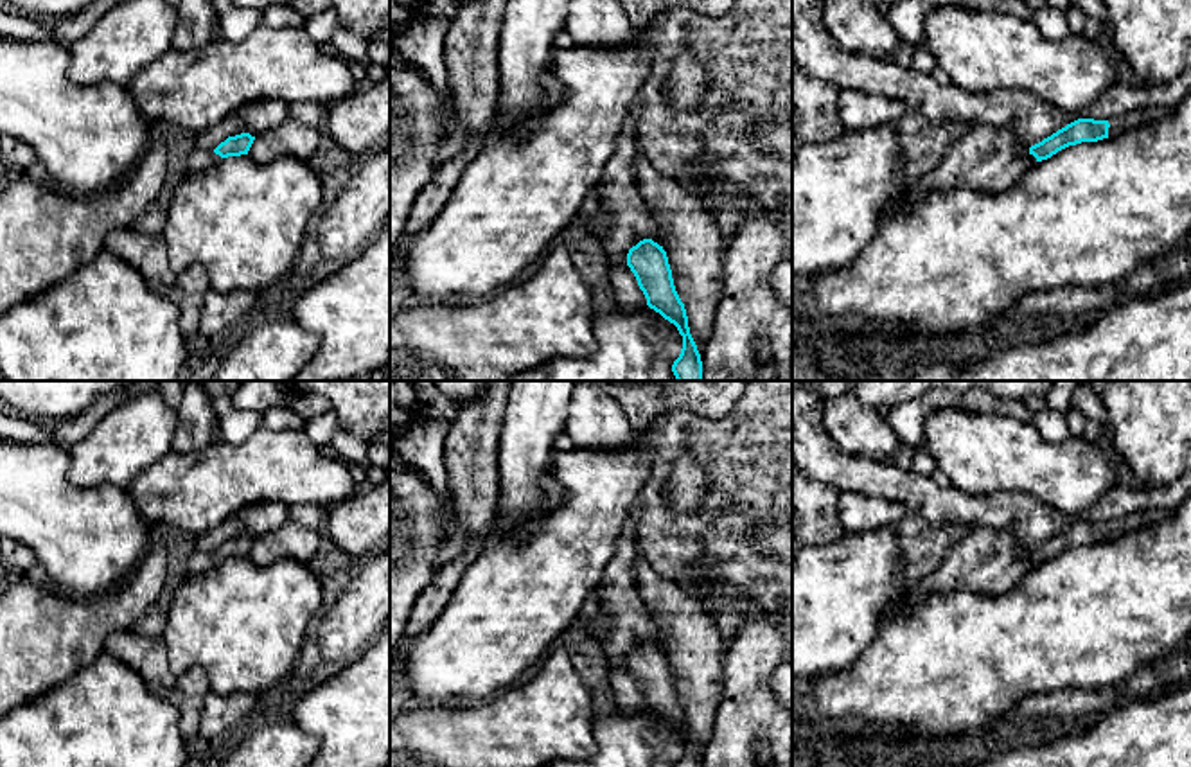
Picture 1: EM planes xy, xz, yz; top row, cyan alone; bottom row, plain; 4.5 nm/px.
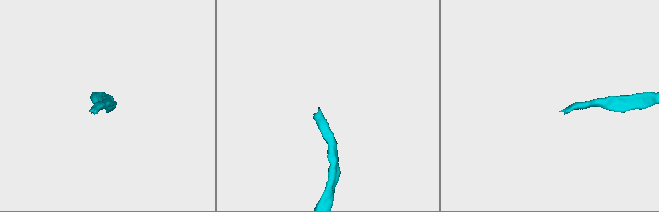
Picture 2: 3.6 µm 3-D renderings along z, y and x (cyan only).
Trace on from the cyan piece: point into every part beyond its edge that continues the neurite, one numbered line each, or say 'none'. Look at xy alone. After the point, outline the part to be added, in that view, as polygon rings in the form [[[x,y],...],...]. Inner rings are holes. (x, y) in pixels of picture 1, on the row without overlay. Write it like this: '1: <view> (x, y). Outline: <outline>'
1: xy (196, 564). Outline: [[[192,550],[187,551],[190,555],[190,559],[185,560],[187,575],[199,575],[221,562],[221,559],[216,557],[214,553],[205,553],[203,557],[198,557]]]

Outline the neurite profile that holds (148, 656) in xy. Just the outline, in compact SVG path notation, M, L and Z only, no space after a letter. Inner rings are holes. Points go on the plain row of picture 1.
M135 630L113 632L106 638L104 652L135 670L149 686L171 686L176 679L162 638Z

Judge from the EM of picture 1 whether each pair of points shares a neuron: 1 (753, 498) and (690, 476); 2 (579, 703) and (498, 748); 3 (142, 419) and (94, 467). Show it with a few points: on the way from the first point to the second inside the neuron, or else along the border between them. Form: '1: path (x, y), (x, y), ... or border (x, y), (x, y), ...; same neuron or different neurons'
1: border (679, 453), (710, 480), (703, 503), (683, 516); different neurons
2: path (559, 708), (550, 717), (518, 730); same neuron
3: path (133, 431), (106, 458); same neuron

